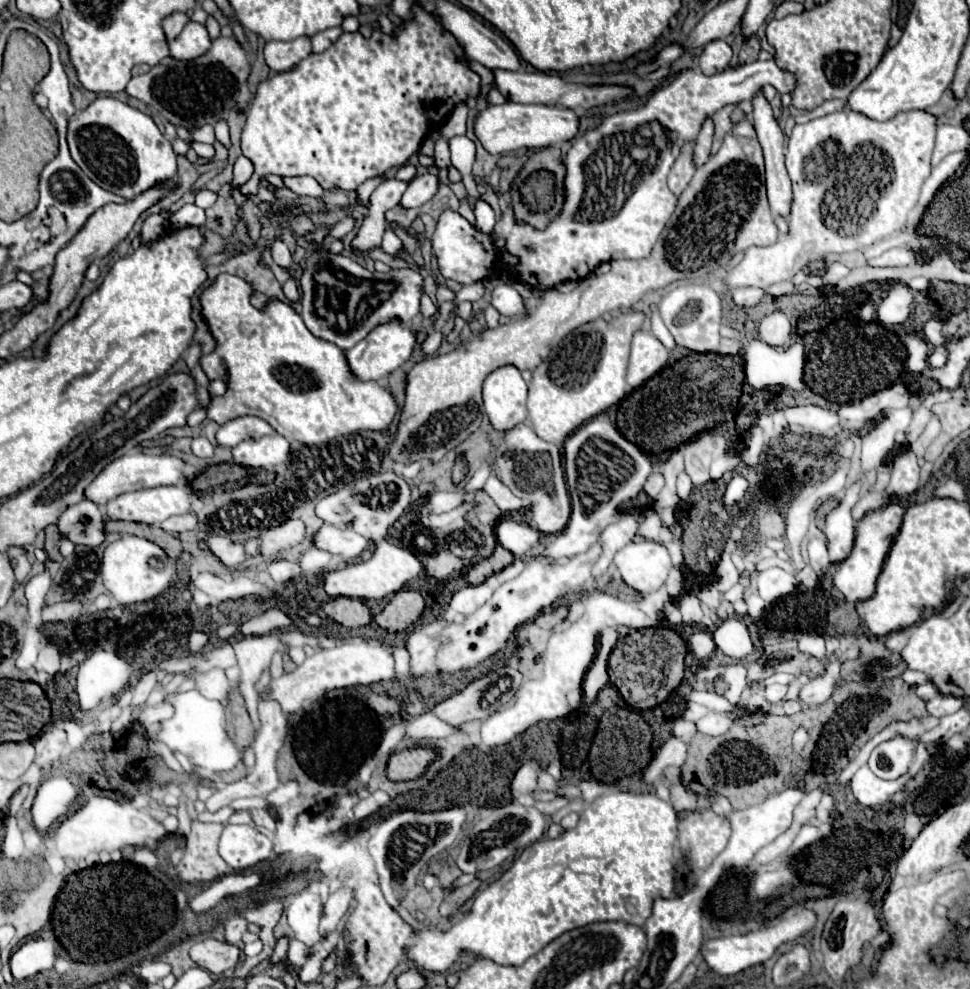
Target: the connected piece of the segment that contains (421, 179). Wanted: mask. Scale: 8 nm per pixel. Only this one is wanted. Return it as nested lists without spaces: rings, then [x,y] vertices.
[[[425,172],[421,176],[415,176],[411,182],[409,182],[409,188],[405,190],[403,198],[401,198],[401,204],[405,208],[417,208],[417,206],[423,206],[425,202],[429,202],[439,190],[439,178],[431,172]]]

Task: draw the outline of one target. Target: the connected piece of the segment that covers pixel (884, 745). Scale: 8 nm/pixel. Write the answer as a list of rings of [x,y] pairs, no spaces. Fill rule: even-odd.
[[[895,736],[893,740],[887,740],[887,742],[881,742],[869,756],[869,768],[875,776],[883,778],[883,780],[897,780],[901,776],[905,776],[909,772],[909,764],[913,762],[915,758],[915,740],[907,738],[907,736]]]

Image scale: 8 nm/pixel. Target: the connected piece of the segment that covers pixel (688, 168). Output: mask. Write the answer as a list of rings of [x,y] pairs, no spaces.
[[[685,142],[669,172],[669,190],[675,196],[679,196],[685,190],[685,186],[689,184],[689,180],[693,178],[693,174],[697,170],[693,164],[693,148],[695,148],[695,142]]]

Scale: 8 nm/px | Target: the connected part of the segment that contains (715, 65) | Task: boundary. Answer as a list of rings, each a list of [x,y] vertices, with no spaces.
[[[715,40],[715,42],[709,42],[701,56],[699,56],[699,68],[701,72],[705,72],[707,76],[713,76],[713,74],[719,74],[723,70],[729,68],[729,62],[731,62],[731,46],[725,42],[725,40]]]

